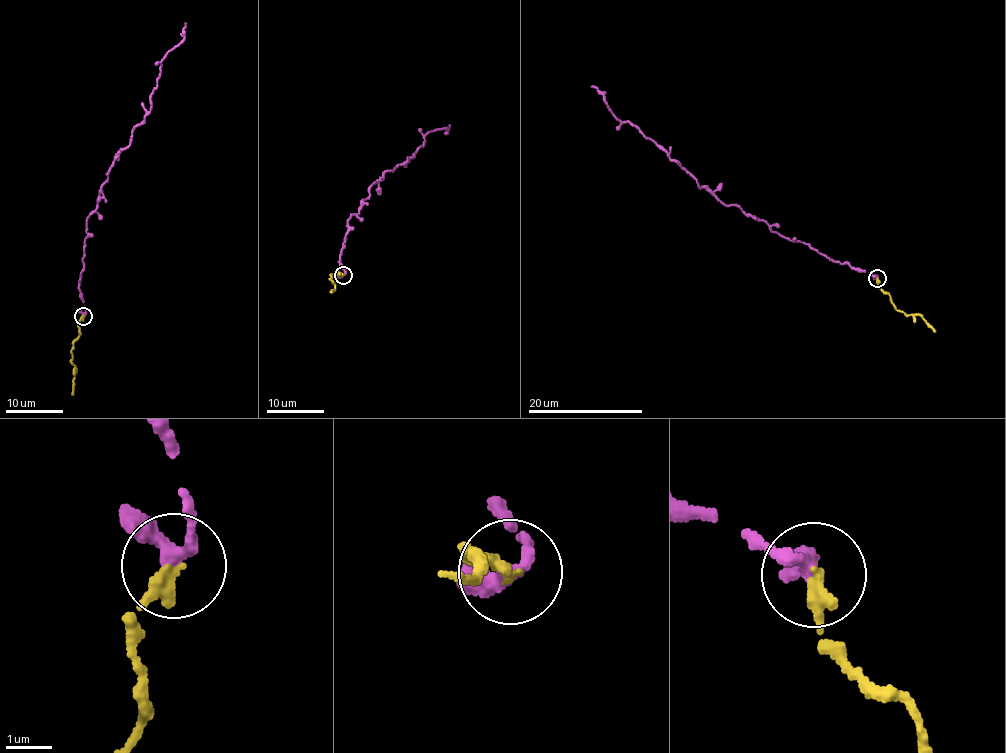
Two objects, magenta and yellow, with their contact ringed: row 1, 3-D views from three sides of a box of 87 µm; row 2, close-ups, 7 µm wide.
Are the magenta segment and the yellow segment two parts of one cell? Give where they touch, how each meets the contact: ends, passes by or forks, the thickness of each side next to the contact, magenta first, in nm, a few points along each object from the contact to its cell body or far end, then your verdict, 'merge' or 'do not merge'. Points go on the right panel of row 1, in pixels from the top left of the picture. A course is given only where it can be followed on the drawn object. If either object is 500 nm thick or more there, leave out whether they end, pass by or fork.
at (877, 278); magenta passes by; yellow ends there; 280 nm thick on the magenta side, 300 nm on the other; magenta runs (877, 278), (832, 261), (806, 243), (777, 234), (736, 205), (721, 203), (635, 126), (621, 122), (591, 86); yellow runs (877, 278), (879, 288), (889, 295), (896, 308), (908, 314), (920, 315), (935, 332); merge

